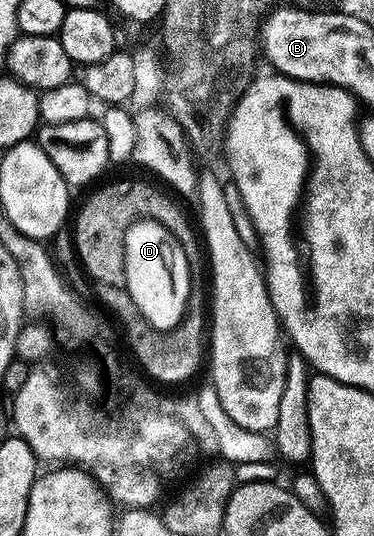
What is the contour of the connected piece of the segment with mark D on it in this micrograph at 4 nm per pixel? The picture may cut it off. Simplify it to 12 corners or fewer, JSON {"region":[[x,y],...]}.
{"region":[[158,221],[126,231],[123,288],[156,329],[184,317],[192,275]]}

